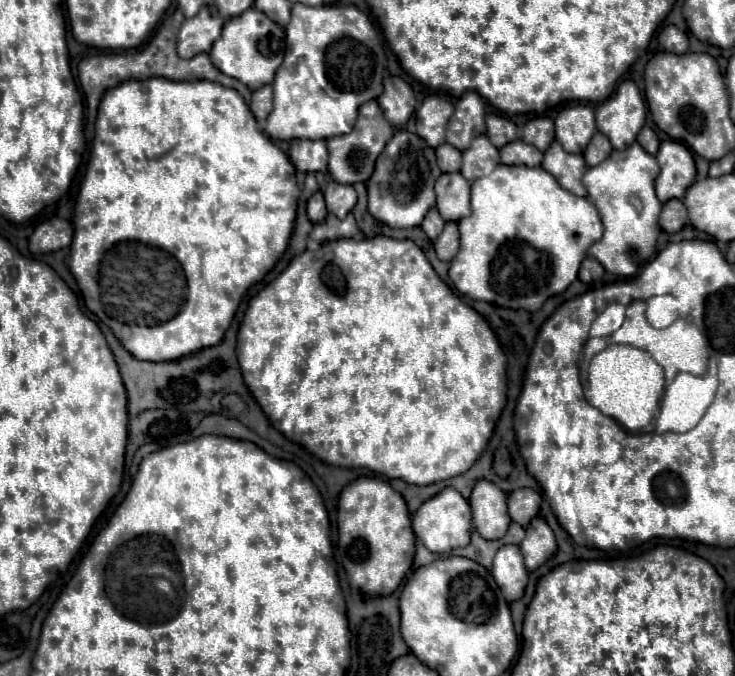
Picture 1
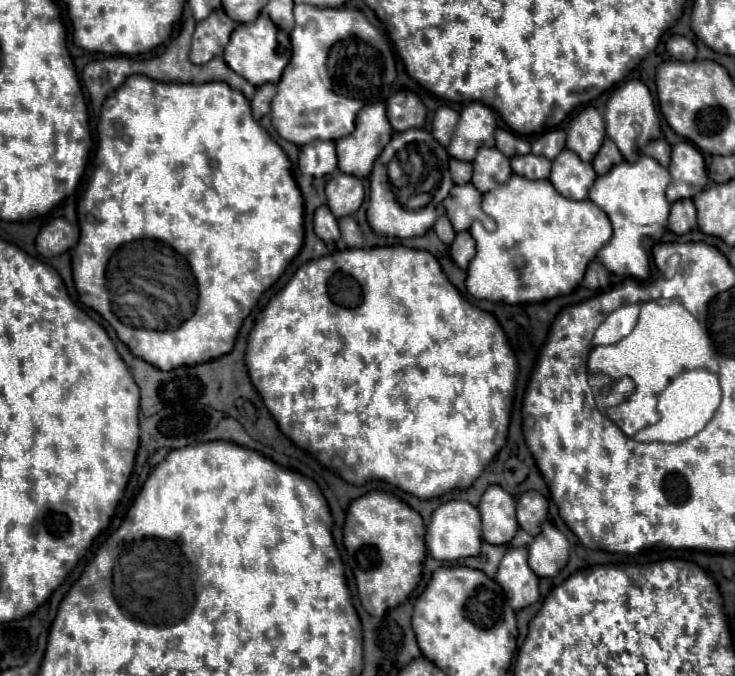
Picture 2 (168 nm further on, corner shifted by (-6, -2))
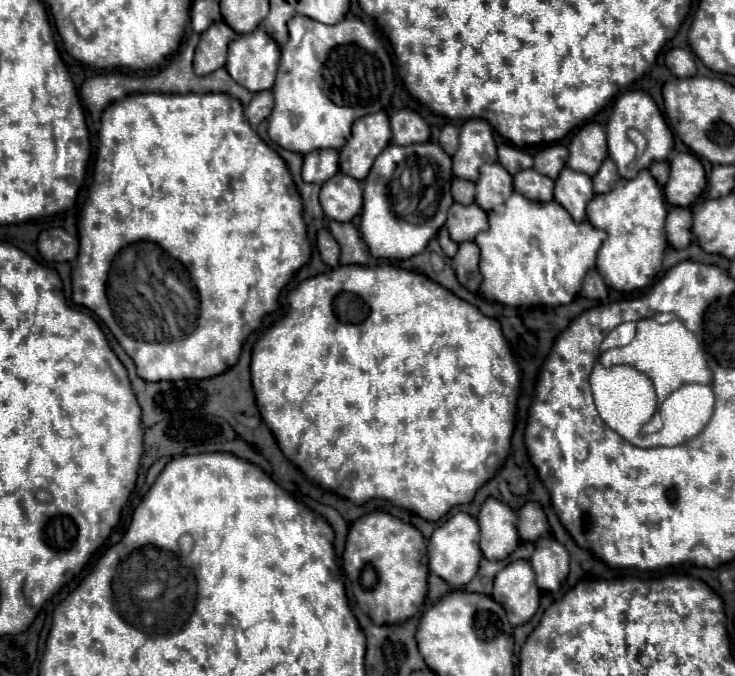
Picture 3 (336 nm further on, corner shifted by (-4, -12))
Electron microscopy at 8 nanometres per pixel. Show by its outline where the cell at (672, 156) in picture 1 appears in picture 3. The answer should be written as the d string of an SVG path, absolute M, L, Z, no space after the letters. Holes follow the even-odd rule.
M679 152L671 158L671 174L665 184L665 198L673 206L691 206L705 190L705 170L691 152Z

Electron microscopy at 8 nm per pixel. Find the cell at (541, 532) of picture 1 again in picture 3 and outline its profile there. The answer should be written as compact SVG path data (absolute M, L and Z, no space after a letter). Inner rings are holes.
M541 538L531 556L535 582L545 592L559 592L569 574L569 552L555 538Z

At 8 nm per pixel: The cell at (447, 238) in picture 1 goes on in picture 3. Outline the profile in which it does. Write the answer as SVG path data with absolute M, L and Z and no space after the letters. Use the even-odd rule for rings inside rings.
M465 242L459 244L459 252L453 258L453 270L457 272L459 282L469 290L477 292L481 286L481 272L479 272L479 248L475 242Z

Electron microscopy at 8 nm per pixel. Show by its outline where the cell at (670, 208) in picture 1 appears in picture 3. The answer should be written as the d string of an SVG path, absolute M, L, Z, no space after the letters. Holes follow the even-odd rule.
M671 208L665 221L668 243L675 250L683 250L691 244L691 210L689 208Z

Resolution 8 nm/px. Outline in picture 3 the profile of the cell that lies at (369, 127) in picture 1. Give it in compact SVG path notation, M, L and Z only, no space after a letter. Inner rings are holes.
M375 112L359 118L353 124L351 138L345 148L341 148L341 170L357 180L363 180L369 174L373 160L383 152L391 142L389 116L385 112Z

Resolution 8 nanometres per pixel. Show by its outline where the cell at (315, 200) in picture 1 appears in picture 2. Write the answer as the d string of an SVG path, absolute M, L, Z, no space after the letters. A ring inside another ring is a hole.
M319 206L315 210L315 234L323 240L323 242L337 242L339 240L339 226L337 226L337 218L331 214L331 210L327 210L327 206Z

